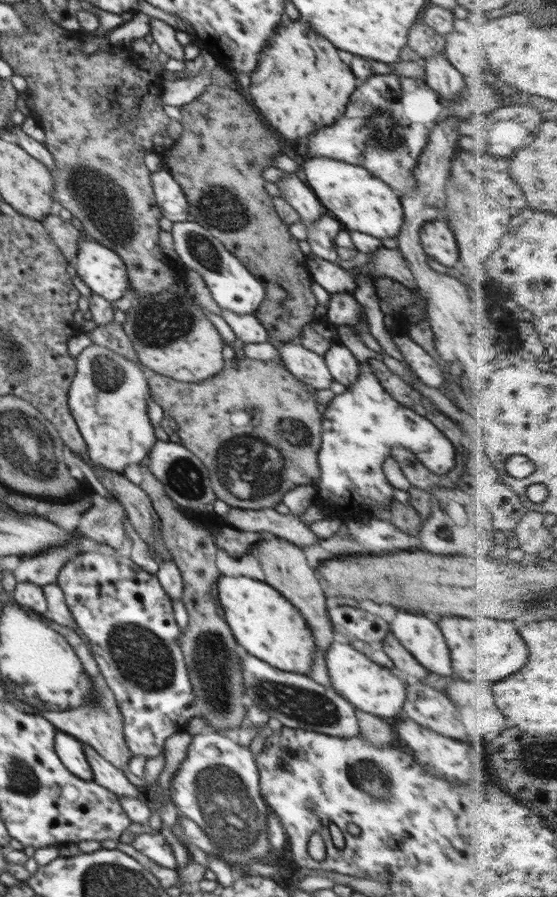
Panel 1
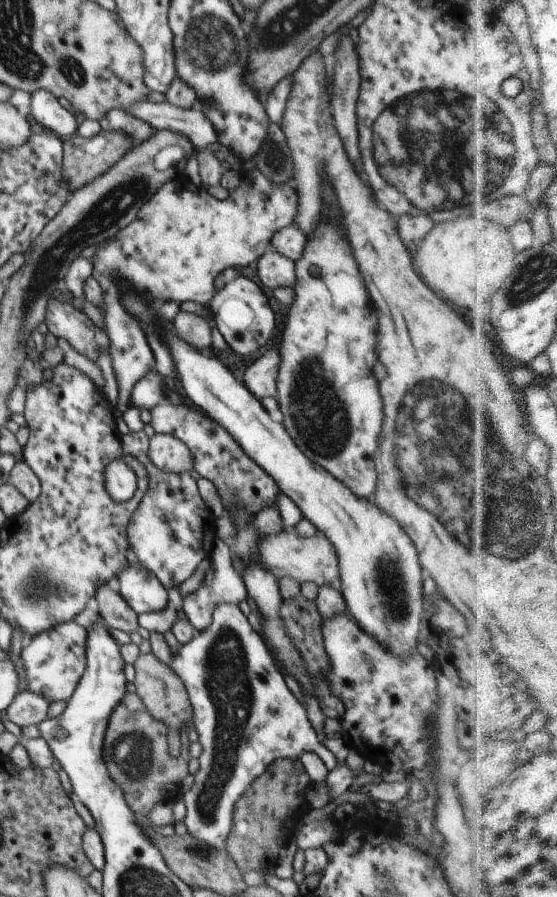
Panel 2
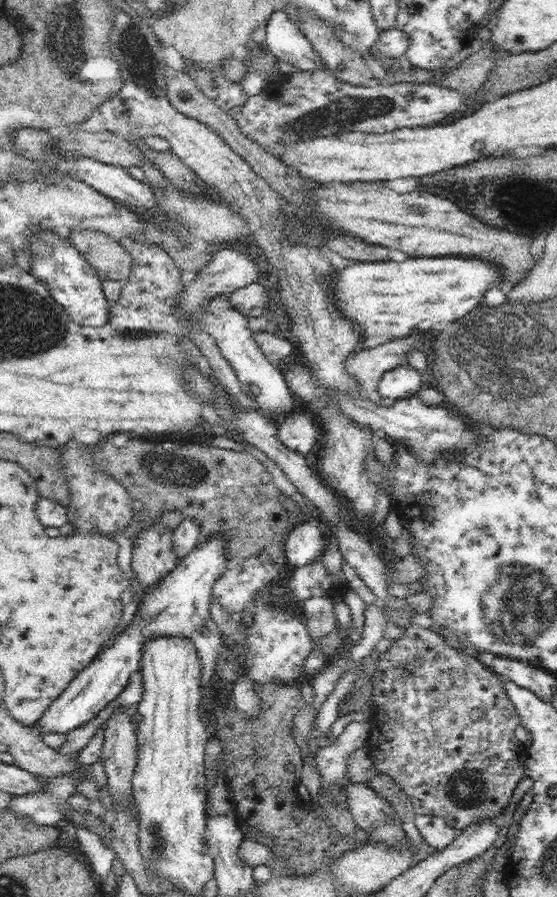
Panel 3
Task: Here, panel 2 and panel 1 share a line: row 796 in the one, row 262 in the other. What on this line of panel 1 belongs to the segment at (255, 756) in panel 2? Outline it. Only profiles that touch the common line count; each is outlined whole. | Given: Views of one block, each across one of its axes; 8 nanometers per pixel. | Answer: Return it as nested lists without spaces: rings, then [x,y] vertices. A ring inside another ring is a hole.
[[[190,219],[174,223],[170,234],[173,236],[174,250],[179,260],[202,276],[202,280],[220,308],[227,308],[234,314],[255,314],[257,312],[266,297],[266,287],[217,238]]]

